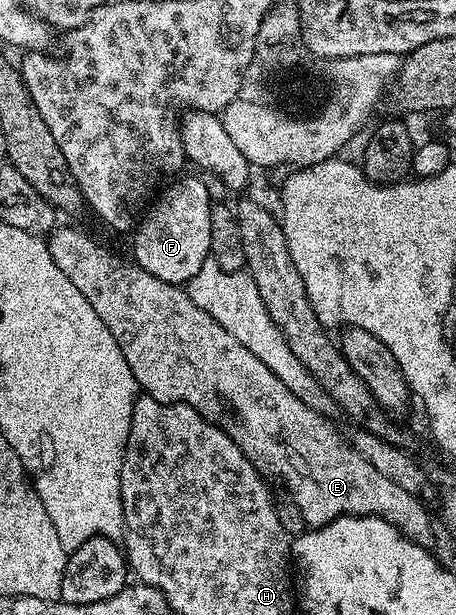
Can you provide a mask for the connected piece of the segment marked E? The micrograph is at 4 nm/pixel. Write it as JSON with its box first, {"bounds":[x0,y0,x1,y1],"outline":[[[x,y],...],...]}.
{"bounds":[47,228,433,547],"outline":[[[54,228],[47,237],[51,259],[55,259],[55,267],[59,267],[59,271],[63,271],[63,275],[67,275],[71,283],[75,283],[79,295],[83,295],[83,299],[91,303],[91,311],[95,311],[103,319],[107,330],[111,331],[115,342],[123,351],[127,367],[131,367],[131,375],[135,375],[144,396],[168,405],[190,405],[214,423],[222,420],[222,401],[229,408],[229,436],[254,465],[266,465],[285,484],[284,492],[293,500],[295,507],[303,511],[306,526],[326,525],[343,516],[382,517],[404,537],[410,537],[415,543],[426,547],[432,546],[433,521],[429,518],[428,511],[421,506],[422,498],[411,491],[403,491],[399,483],[394,483],[387,479],[387,475],[375,471],[375,467],[371,467],[371,463],[367,463],[363,455],[353,450],[346,438],[344,441],[337,434],[337,429],[328,421],[328,416],[300,401],[262,359],[257,359],[207,311],[197,307],[182,286],[155,279],[155,275],[143,271],[132,260],[120,261],[99,242],[92,241],[81,229],[61,228]]]}

